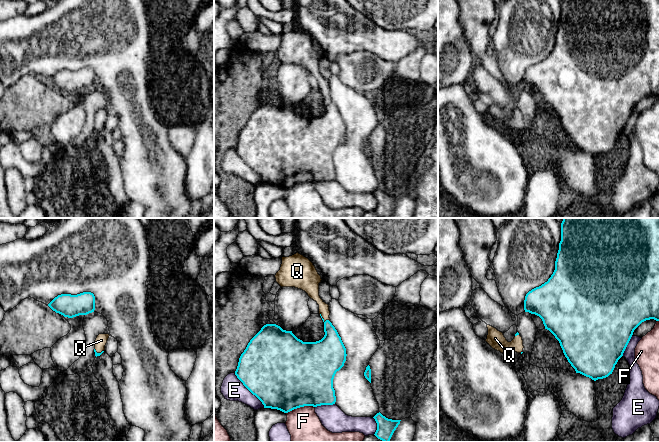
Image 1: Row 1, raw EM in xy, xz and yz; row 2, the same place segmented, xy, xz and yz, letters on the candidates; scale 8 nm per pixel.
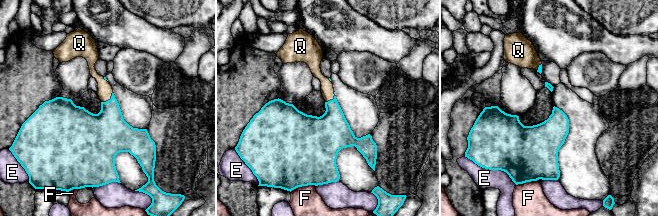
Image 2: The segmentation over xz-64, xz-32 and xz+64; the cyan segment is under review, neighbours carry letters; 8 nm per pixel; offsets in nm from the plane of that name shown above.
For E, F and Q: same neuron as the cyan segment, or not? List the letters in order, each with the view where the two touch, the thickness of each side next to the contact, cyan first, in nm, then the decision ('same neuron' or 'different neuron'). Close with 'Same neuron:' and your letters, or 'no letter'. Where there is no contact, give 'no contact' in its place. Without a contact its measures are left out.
E: xz | 500/180 nm | different neuron
F: xz | 500/280 nm | different neuron
Q: xz | 220/100 nm | same neuron
Same neuron: Q

